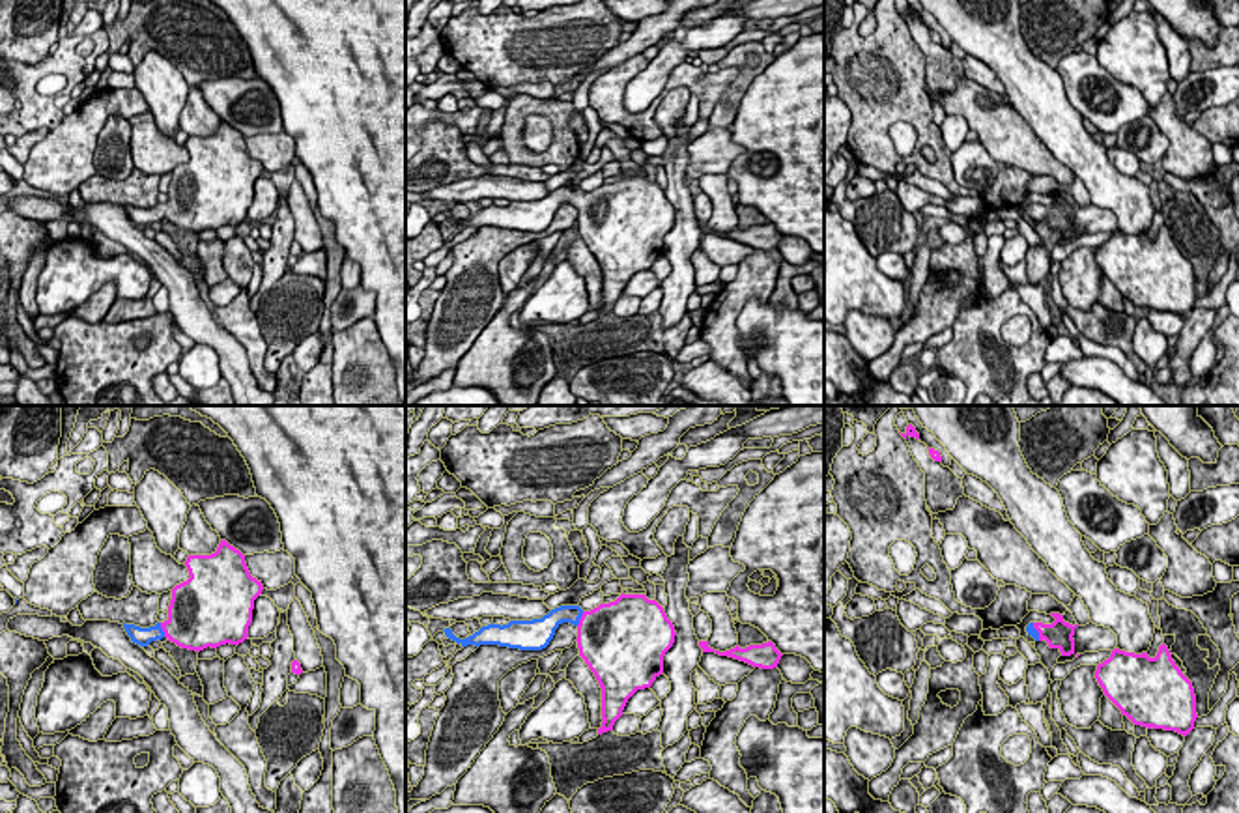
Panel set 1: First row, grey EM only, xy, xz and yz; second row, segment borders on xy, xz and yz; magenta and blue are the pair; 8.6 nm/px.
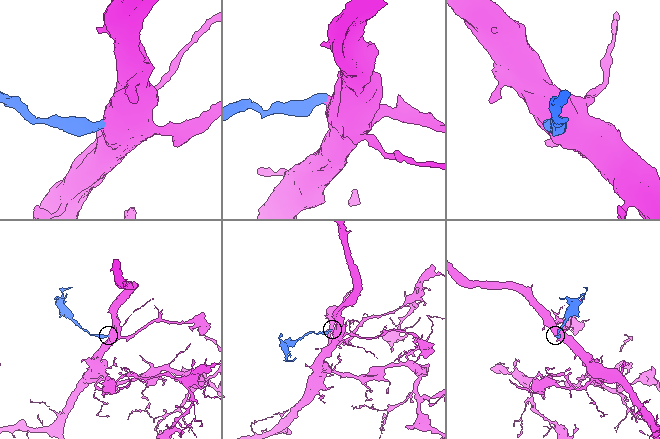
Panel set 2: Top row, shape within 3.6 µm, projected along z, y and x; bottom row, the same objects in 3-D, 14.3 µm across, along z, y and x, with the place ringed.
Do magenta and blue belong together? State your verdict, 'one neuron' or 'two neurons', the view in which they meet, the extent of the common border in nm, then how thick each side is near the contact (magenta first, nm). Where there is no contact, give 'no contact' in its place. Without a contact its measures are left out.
one neuron; meets magenta in xy; contact 140 nm long; 420 nm thick on the magenta side, 160 nm on the other

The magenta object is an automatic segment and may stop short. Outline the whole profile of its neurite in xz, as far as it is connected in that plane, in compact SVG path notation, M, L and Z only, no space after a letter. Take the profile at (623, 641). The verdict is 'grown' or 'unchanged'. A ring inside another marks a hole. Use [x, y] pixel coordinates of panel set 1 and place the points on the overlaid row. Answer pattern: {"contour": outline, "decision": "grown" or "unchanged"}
{"contour": "M620 594L615 602L591 611L561 606L542 619L488 624L460 639L450 628L445 635L462 647L499 645L520 650L542 650L555 630L570 622L577 628L577 649L602 688L602 727L613 731L628 699L650 688L663 673L663 656L675 643L675 626L663 607L645 594Z", "decision": "grown"}

